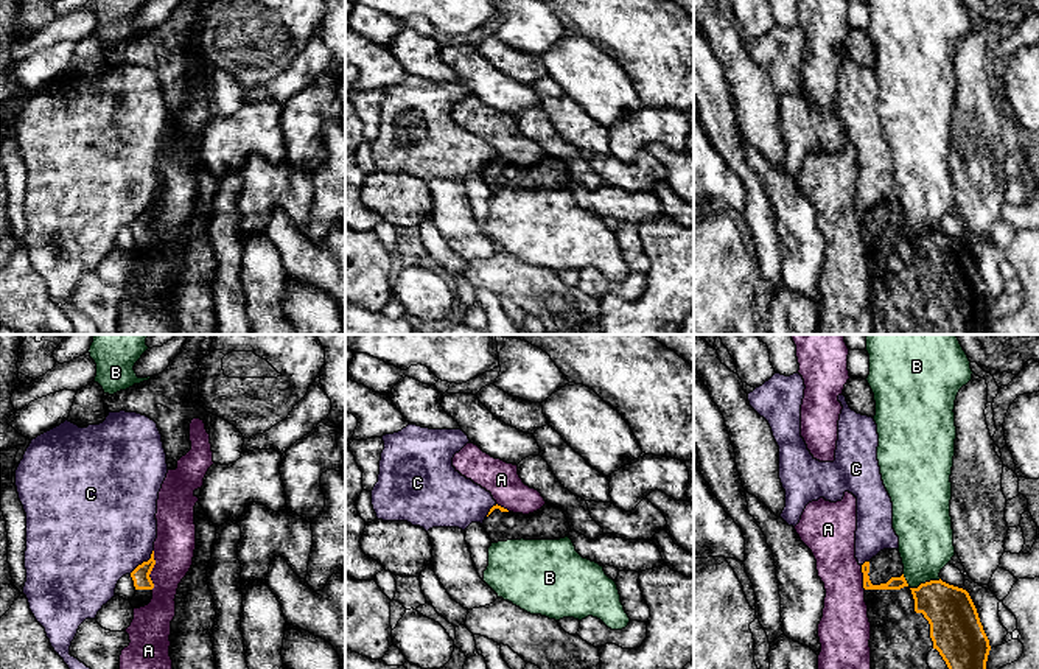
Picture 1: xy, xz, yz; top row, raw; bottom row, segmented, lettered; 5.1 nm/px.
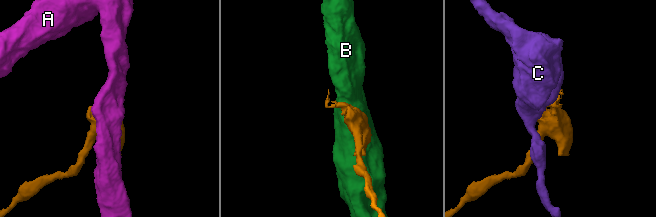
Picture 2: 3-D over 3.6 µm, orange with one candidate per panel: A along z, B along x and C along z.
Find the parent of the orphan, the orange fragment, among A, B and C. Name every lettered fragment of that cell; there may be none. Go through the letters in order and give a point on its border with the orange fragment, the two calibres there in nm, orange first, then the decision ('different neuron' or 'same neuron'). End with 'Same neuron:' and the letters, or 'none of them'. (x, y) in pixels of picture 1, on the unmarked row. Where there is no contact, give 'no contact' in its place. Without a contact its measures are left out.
A: xy (151, 221) | 90/220 nm | different neuron
B: yz (920, 237) | 260/280 nm | different neuron
C: xy (143, 213) | 90/480 nm | different neuron
Same neuron: none of them

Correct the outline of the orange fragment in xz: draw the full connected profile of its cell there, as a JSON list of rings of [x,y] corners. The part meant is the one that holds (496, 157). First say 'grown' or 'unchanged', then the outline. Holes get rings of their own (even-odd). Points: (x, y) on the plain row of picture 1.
grown | [[[547,154],[529,166],[513,165],[496,156],[490,160],[482,177],[492,194],[521,190],[560,191],[571,184],[563,162]]]

